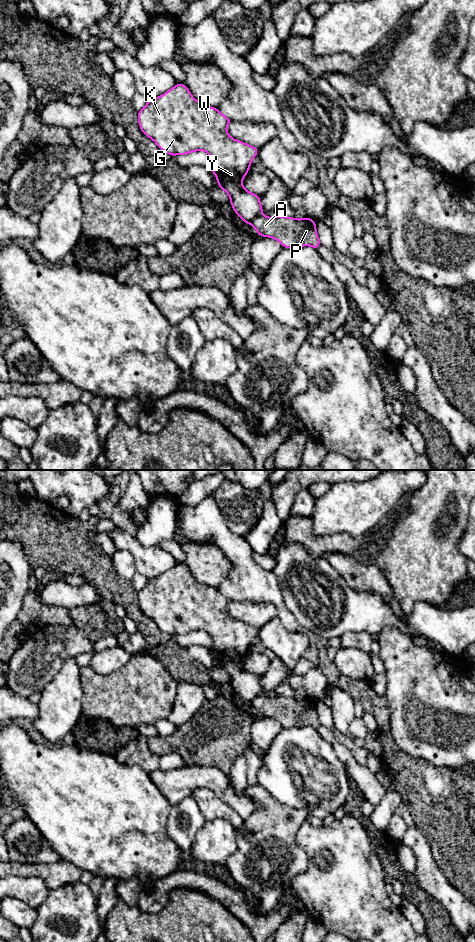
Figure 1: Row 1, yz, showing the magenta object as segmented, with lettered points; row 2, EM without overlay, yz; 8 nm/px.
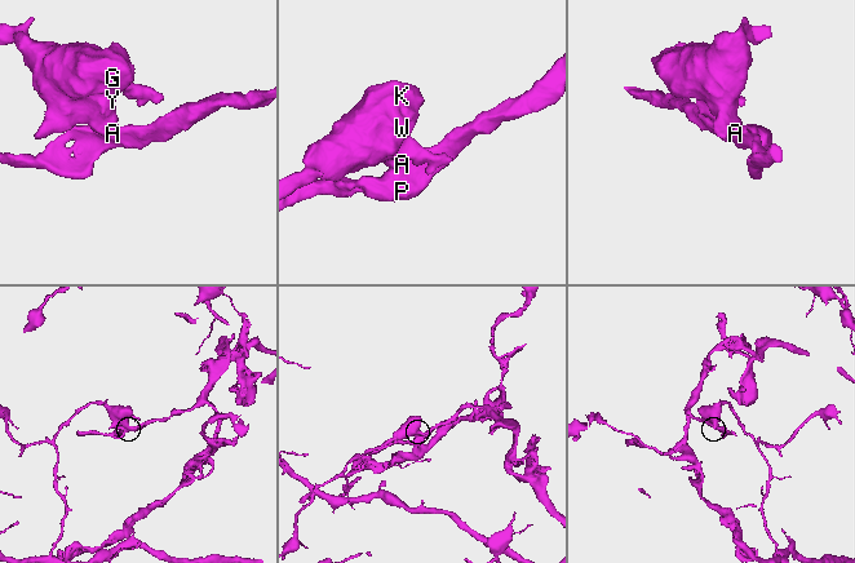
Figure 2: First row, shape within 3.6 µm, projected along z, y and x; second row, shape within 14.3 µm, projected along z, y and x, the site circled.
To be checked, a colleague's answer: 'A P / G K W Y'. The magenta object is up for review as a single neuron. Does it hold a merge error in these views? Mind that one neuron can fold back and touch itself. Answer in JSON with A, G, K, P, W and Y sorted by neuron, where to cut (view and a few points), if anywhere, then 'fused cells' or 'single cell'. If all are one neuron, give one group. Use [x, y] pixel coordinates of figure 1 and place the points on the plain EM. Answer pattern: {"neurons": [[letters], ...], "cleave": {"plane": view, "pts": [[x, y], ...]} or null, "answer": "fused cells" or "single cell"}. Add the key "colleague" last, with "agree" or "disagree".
{"neurons": [["A", "P"], ["G", "K", "W", "Y"]], "cleave": {"plane": "yz", "pts": [[259, 694], [250, 703]]}, "answer": "fused cells", "colleague": "agree"}

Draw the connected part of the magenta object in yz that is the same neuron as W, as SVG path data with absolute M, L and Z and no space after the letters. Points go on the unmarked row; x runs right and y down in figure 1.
M177 563L161 576L149 579L137 592L137 596L142 613L152 619L163 632L171 636L186 635L200 630L207 632L213 640L210 650L216 656L218 667L229 675L229 683L245 704L251 704L254 698L264 692L260 676L247 671L242 664L259 629L233 619L226 611L227 606L233 601L218 588L200 583L186 565Z

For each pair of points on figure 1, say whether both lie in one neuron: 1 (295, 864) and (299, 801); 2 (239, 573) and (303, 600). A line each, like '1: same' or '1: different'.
1: different
2: different

